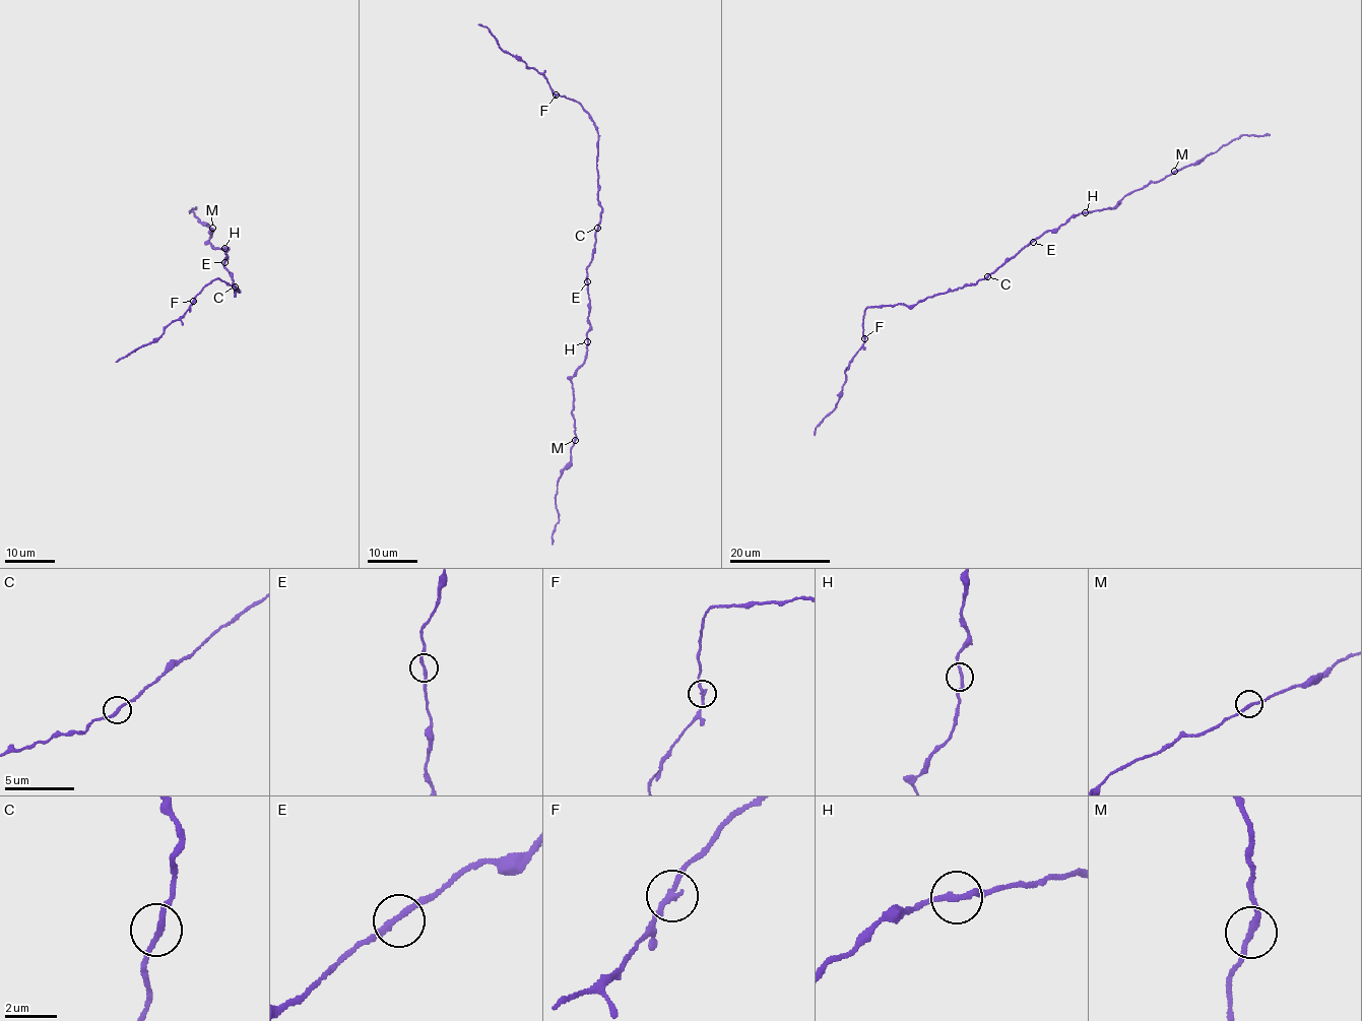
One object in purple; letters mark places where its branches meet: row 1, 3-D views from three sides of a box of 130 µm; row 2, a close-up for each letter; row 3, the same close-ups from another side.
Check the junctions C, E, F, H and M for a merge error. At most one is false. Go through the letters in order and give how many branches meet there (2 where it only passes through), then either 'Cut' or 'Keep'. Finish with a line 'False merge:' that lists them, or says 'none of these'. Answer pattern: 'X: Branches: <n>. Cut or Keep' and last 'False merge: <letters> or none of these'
C: Branches: 2. Keep
E: Branches: 2. Keep
F: Branches: 2. Keep
H: Branches: 2. Keep
M: Branches: 2. Keep
False merge: none of these

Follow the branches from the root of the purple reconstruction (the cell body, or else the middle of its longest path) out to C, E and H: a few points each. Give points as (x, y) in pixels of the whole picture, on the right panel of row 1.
C: (1004, 261), (987, 276)
E: (1004, 261), (1033, 242)
H: (1004, 261), (1046, 232), (1056, 230), (1072, 216), (1085, 212)

